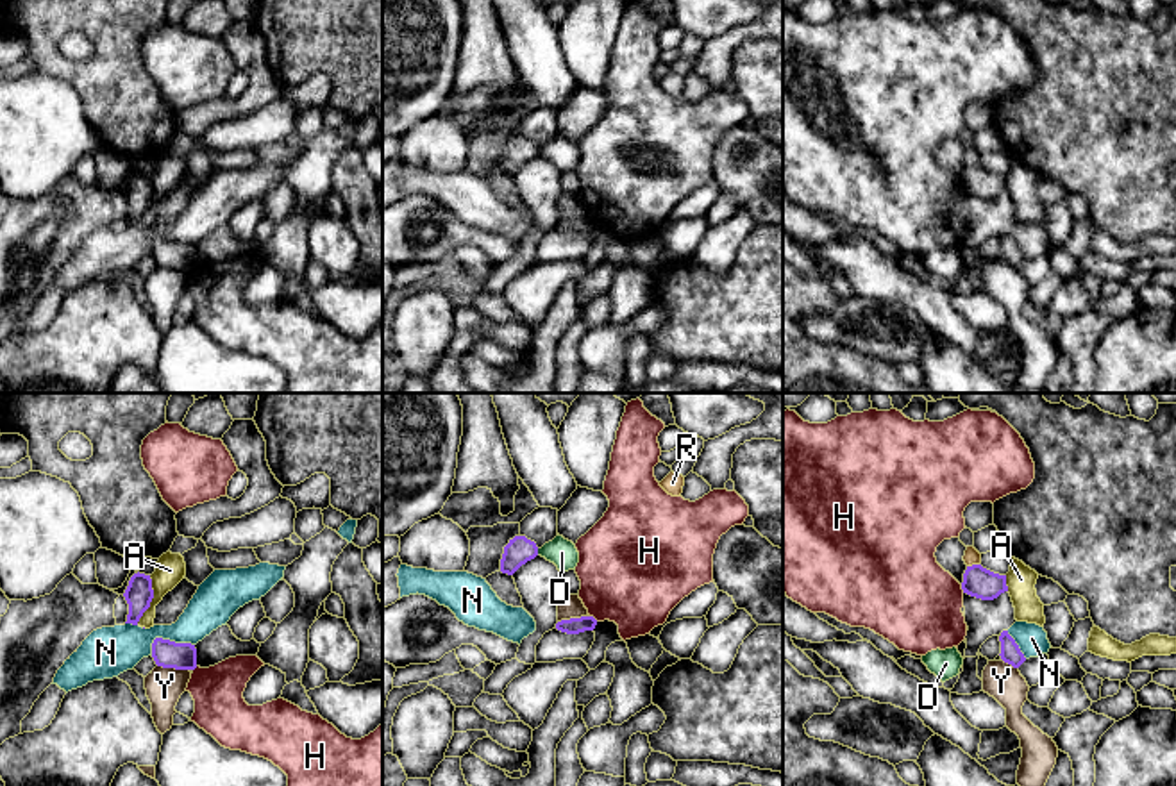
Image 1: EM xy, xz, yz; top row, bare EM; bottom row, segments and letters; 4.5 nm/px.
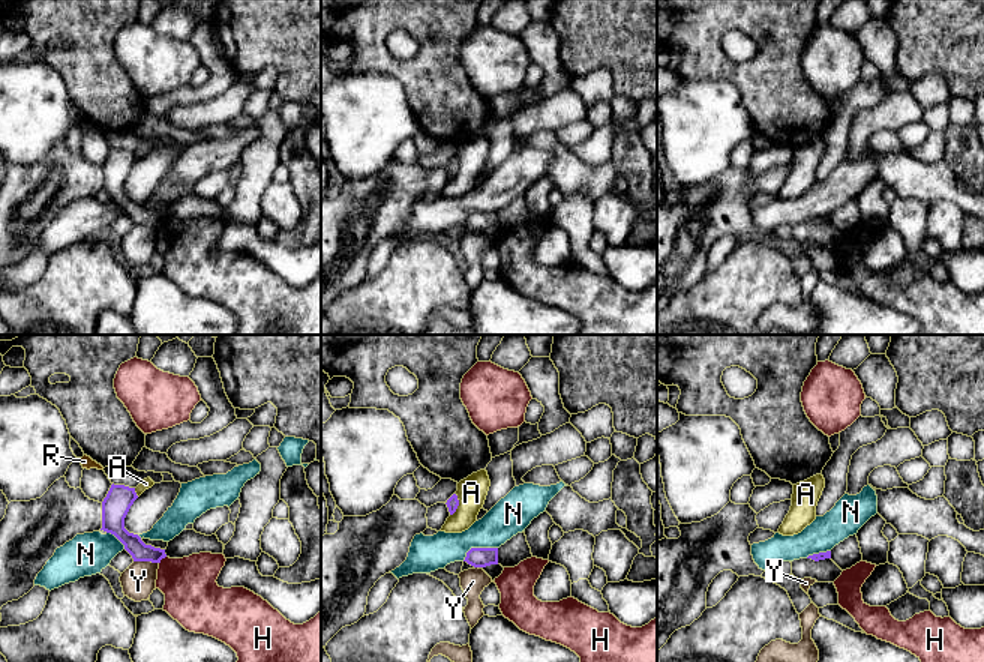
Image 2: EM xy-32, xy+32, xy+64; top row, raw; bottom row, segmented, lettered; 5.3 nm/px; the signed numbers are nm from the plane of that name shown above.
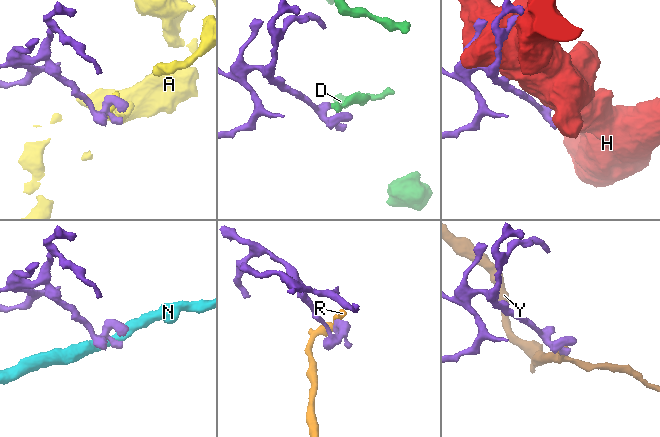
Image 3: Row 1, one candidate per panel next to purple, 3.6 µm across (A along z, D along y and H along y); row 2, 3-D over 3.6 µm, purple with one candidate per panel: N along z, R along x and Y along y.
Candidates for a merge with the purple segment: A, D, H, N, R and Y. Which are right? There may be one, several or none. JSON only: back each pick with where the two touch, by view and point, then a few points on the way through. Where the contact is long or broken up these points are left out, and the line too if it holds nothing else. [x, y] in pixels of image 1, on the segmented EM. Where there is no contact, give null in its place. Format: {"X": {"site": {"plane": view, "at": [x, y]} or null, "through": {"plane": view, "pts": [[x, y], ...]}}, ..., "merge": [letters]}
{"merge": []}

